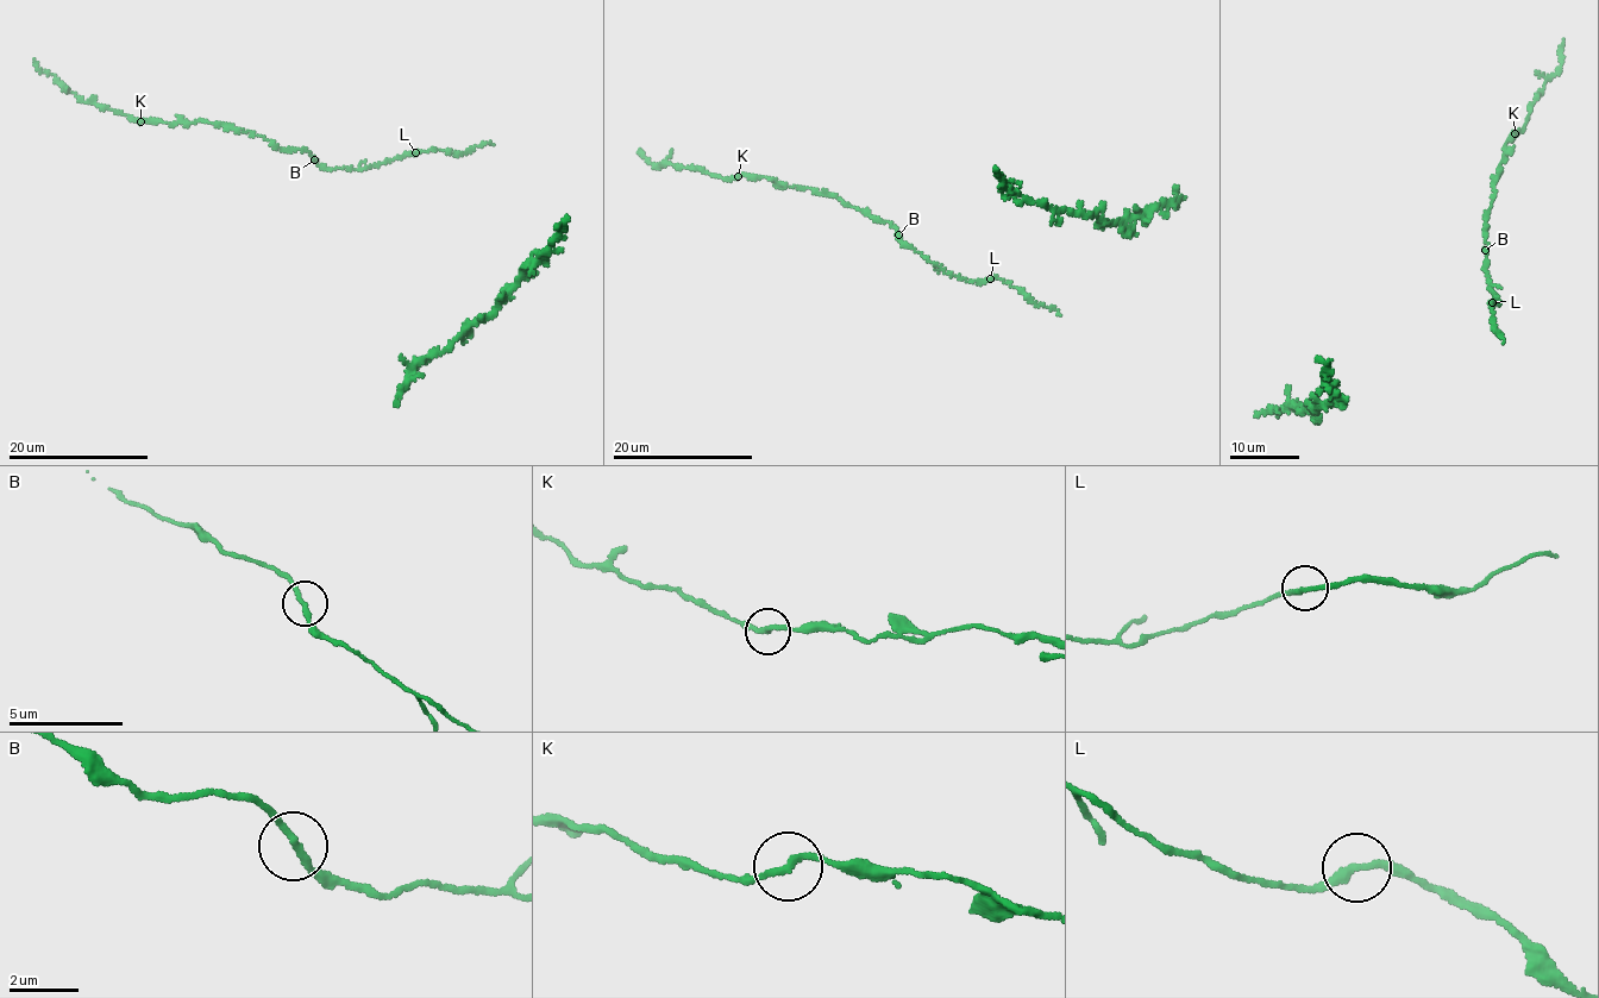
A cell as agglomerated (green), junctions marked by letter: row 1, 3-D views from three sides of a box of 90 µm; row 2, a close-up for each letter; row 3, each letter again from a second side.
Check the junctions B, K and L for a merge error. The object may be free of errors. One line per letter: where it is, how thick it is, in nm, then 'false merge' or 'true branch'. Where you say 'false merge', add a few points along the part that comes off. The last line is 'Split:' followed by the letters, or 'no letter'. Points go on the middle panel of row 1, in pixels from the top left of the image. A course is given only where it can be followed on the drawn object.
B: at (898, 234); 190 nm thick; true branch
K: at (738, 176); 200 nm thick; true branch
L: at (990, 278); 220 nm thick; true branch
Split: no letter

